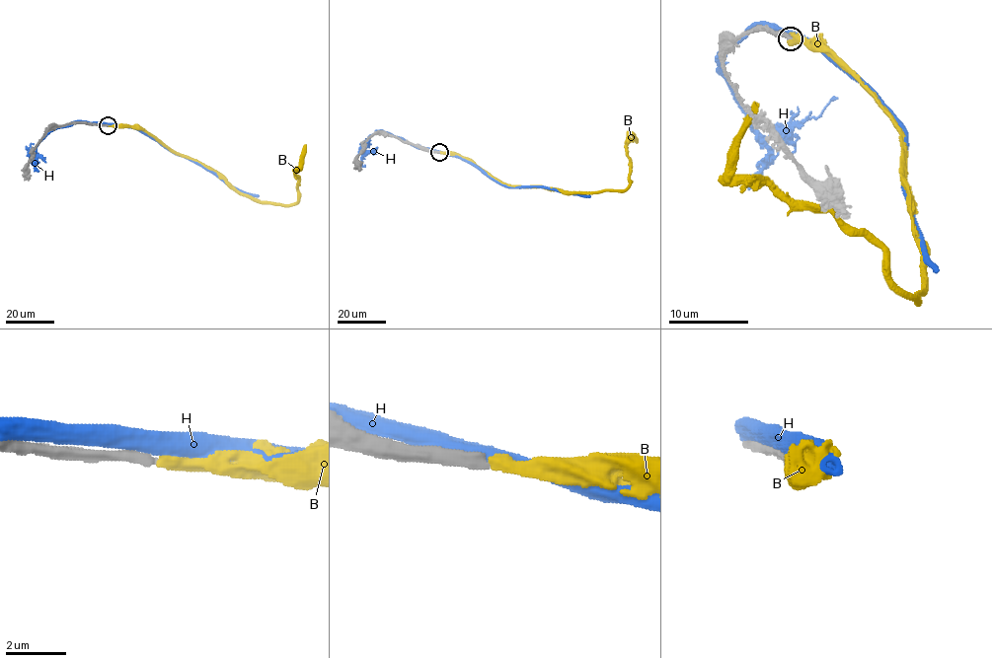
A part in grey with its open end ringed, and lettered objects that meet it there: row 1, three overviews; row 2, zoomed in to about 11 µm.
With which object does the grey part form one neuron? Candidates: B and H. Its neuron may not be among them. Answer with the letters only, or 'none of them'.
B

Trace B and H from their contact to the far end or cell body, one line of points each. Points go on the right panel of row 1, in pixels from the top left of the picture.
B: (789, 38), (833, 57), (901, 133), (917, 301), (886, 275), (884, 253), (831, 213), (728, 175), (754, 101)
H: (787, 35), (814, 42), (851, 73), (899, 122), (903, 135), (903, 184), (917, 233), (937, 271)

